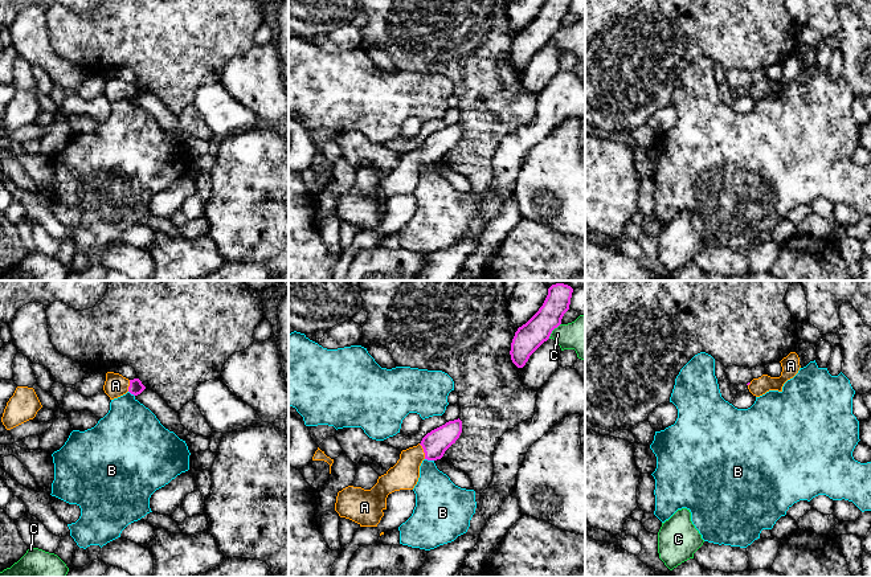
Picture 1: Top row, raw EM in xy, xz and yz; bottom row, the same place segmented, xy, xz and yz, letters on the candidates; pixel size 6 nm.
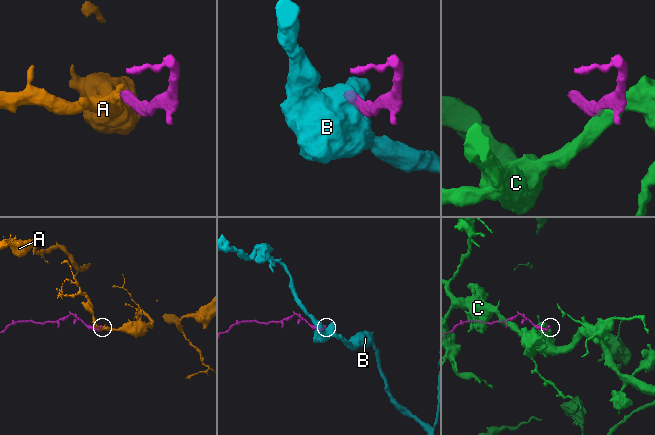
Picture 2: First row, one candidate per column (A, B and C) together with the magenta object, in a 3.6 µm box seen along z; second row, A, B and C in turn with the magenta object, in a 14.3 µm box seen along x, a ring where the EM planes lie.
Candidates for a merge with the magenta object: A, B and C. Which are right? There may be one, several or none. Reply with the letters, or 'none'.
A

